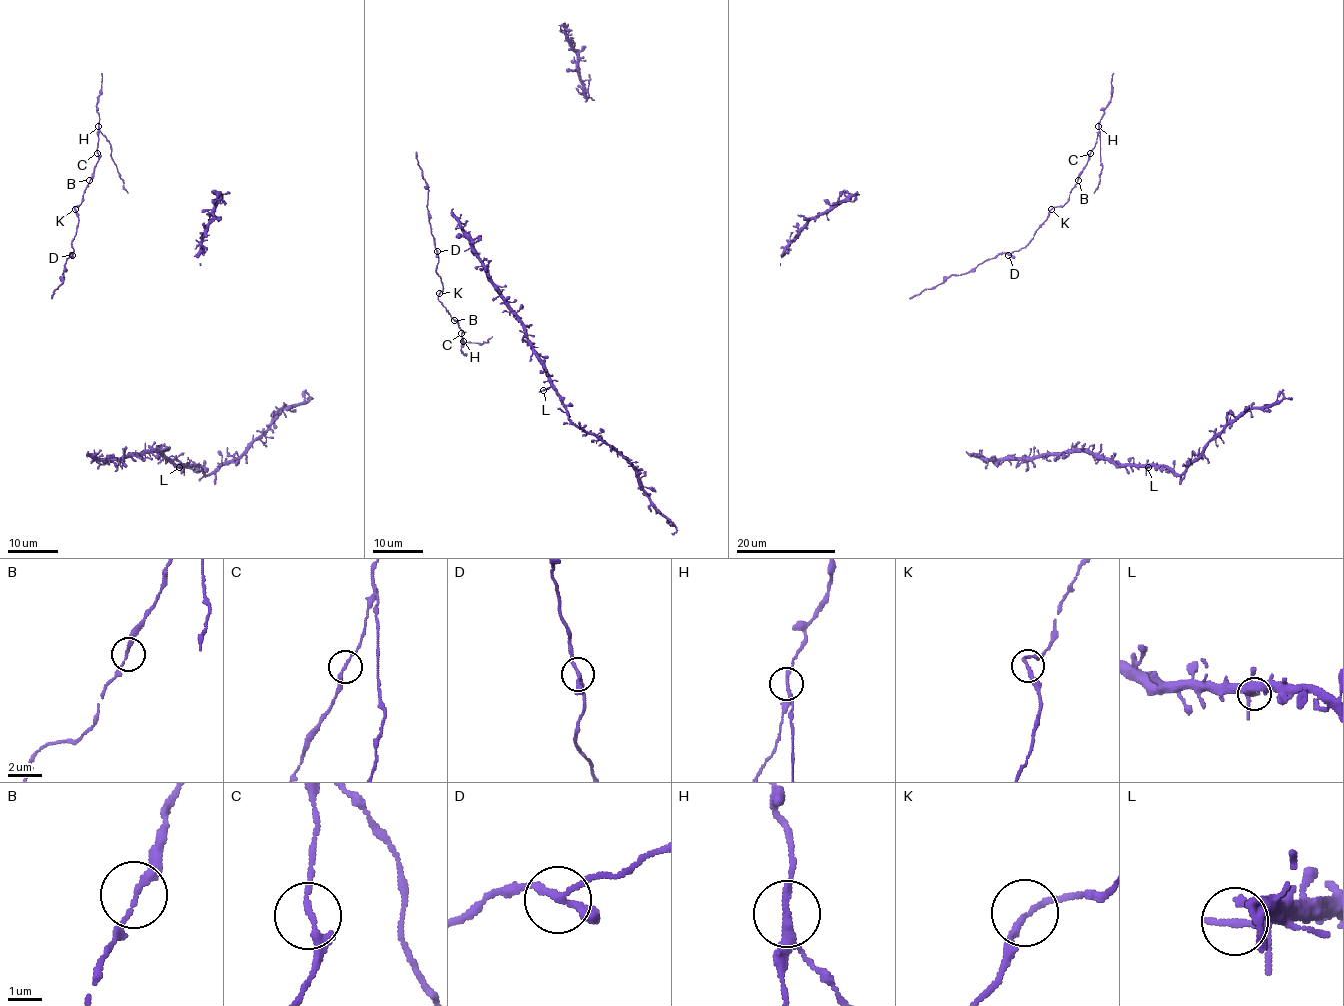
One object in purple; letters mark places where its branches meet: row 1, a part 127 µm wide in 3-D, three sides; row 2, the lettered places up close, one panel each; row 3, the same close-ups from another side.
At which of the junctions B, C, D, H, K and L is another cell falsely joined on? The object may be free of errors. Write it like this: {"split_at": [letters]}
{"split_at": ["H"]}

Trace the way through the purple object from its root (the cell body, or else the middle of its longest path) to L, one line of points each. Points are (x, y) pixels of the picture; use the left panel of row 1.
L: (87, 451), (96, 458), (122, 458), (158, 451), (174, 465), (185, 466), (179, 467)

